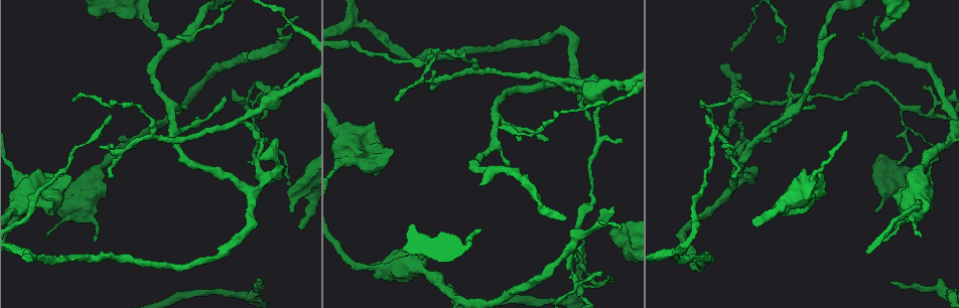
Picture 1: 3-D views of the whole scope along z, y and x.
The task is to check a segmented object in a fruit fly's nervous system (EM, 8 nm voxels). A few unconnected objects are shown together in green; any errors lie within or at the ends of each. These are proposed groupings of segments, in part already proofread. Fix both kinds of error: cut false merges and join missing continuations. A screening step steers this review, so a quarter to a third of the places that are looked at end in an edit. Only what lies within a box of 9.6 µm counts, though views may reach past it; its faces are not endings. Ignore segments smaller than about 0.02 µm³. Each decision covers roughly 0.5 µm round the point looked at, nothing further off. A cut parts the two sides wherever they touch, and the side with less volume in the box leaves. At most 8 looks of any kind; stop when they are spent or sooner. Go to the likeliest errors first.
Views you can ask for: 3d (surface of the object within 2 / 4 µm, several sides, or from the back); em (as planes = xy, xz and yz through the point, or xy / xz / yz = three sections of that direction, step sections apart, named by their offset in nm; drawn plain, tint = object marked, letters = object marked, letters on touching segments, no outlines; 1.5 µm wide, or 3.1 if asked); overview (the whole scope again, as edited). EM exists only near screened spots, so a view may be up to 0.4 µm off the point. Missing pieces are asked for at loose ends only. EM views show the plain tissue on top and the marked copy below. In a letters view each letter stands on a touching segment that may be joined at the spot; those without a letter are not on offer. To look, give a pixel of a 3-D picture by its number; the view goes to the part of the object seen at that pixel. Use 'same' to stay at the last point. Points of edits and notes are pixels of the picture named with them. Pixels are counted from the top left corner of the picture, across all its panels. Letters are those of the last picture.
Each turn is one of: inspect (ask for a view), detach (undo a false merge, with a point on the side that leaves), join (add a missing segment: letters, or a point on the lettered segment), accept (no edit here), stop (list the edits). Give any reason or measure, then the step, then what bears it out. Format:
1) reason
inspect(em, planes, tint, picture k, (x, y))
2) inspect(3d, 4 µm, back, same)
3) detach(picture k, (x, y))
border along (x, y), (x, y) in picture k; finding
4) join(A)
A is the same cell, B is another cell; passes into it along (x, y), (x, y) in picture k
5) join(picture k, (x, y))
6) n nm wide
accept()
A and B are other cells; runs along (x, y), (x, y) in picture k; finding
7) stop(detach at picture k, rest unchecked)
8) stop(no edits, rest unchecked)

a fork
inspect(3d, 2 µm, picture 1, (264, 147))

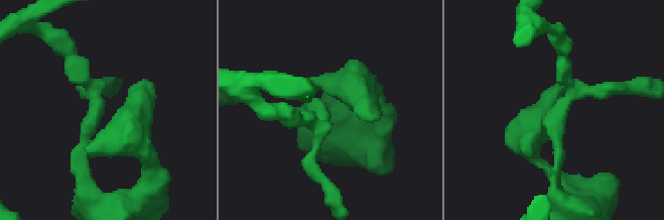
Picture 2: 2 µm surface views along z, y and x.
inspect(em, xy, step 4, tint, picture 2, (560, 114))

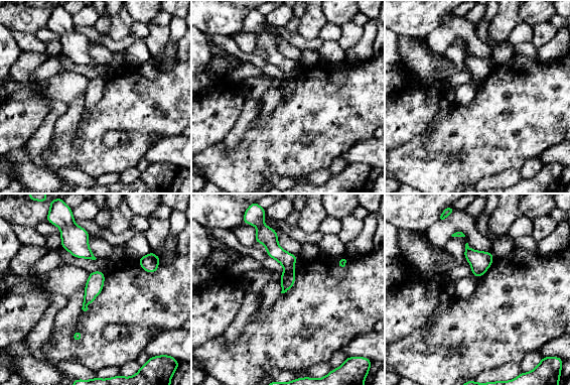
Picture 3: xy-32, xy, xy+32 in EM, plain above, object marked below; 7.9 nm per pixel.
cut it another way
inspect(em, planes, letters, same)

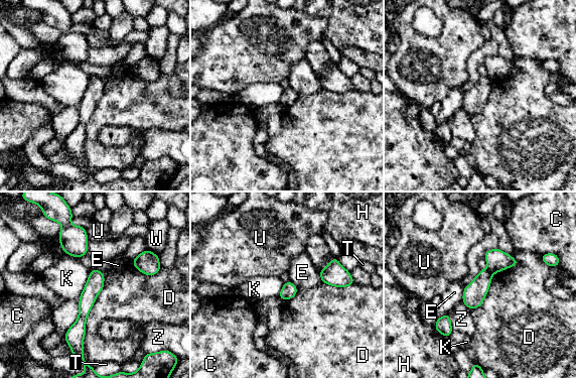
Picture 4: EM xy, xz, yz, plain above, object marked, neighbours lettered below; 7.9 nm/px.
120 nm wide; D touches over 650 nm
detach(picture 4, (497, 260))
C, D, E, H, K, T, U, W and Z are other cells; two neurons meet here

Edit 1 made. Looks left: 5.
branch stops here
inspect(em, planes, letters, picture 1, (859, 36))

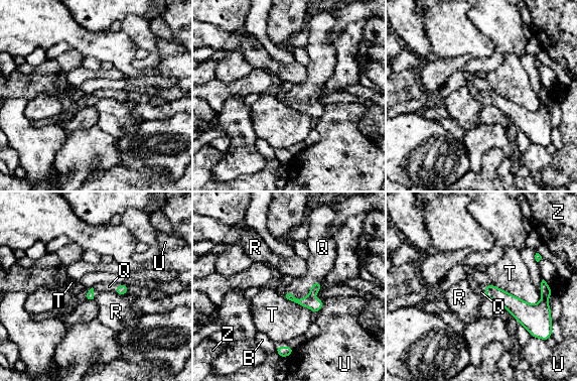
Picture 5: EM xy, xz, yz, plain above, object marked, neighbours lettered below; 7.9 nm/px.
join(Q)
Q is the same cell, B, R, T, U and Z are other cells; passes into it along (315, 304), (296, 298), (300, 289) in picture 5; it goes on there

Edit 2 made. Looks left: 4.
inspect(overview)

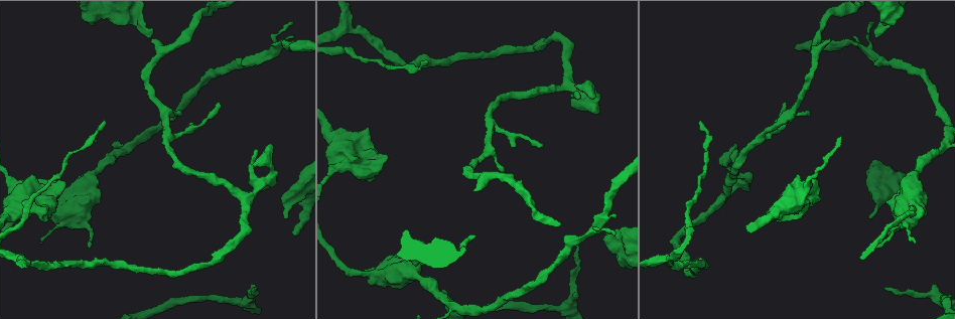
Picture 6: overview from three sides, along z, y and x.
inspect(em, yz, step 4, tint, picture 6, (331, 172))

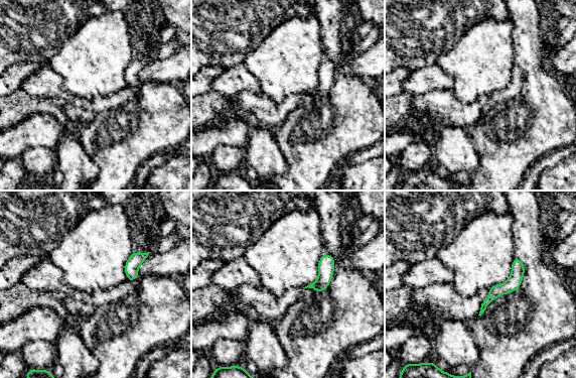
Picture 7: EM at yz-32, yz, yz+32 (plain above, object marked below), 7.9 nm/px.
another direction
inspect(em, planes, letters, same)

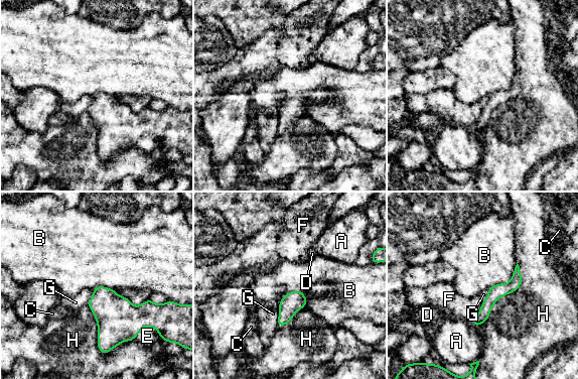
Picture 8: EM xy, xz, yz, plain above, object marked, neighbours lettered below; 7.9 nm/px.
accept()
A, B, C, D, E, F, G and H are other cells; runs along (517, 269), (475, 323) in picture 8; one neuron here

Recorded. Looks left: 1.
stop(detach at picture 4, join at picture 5, rest unchecked)

